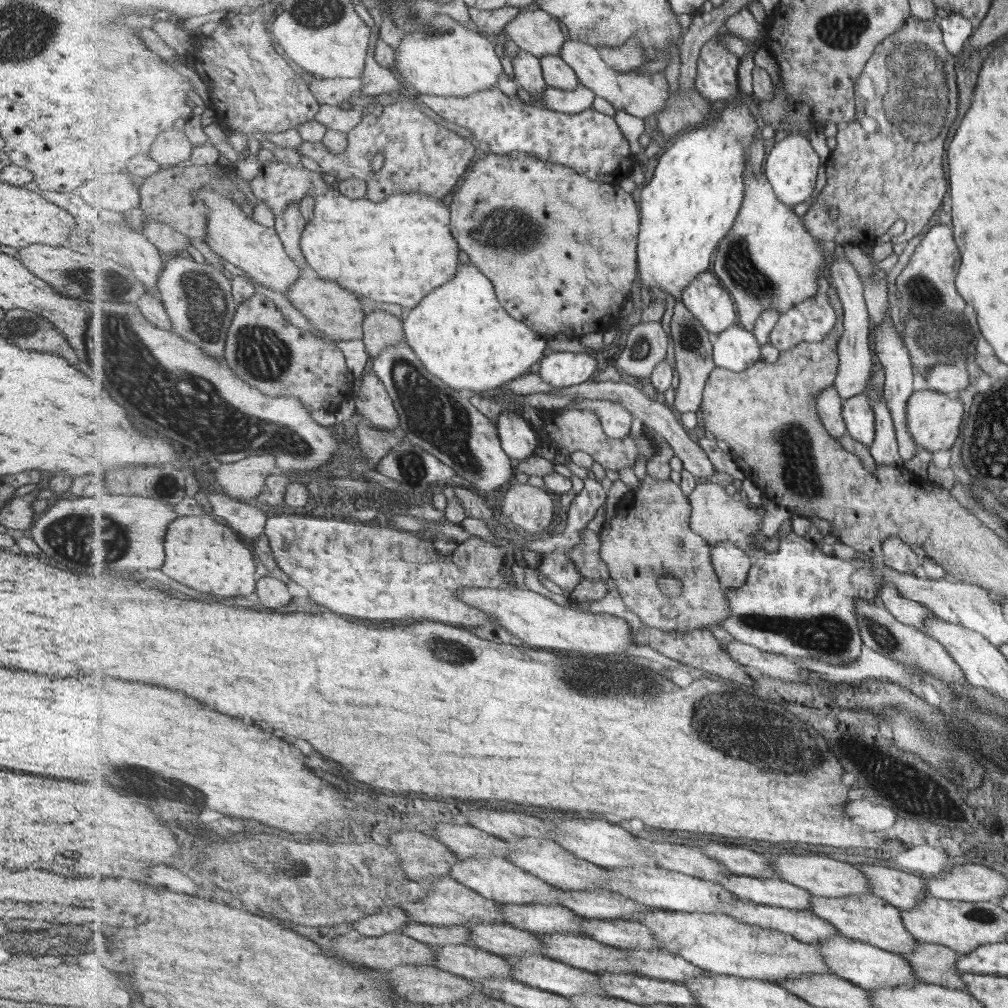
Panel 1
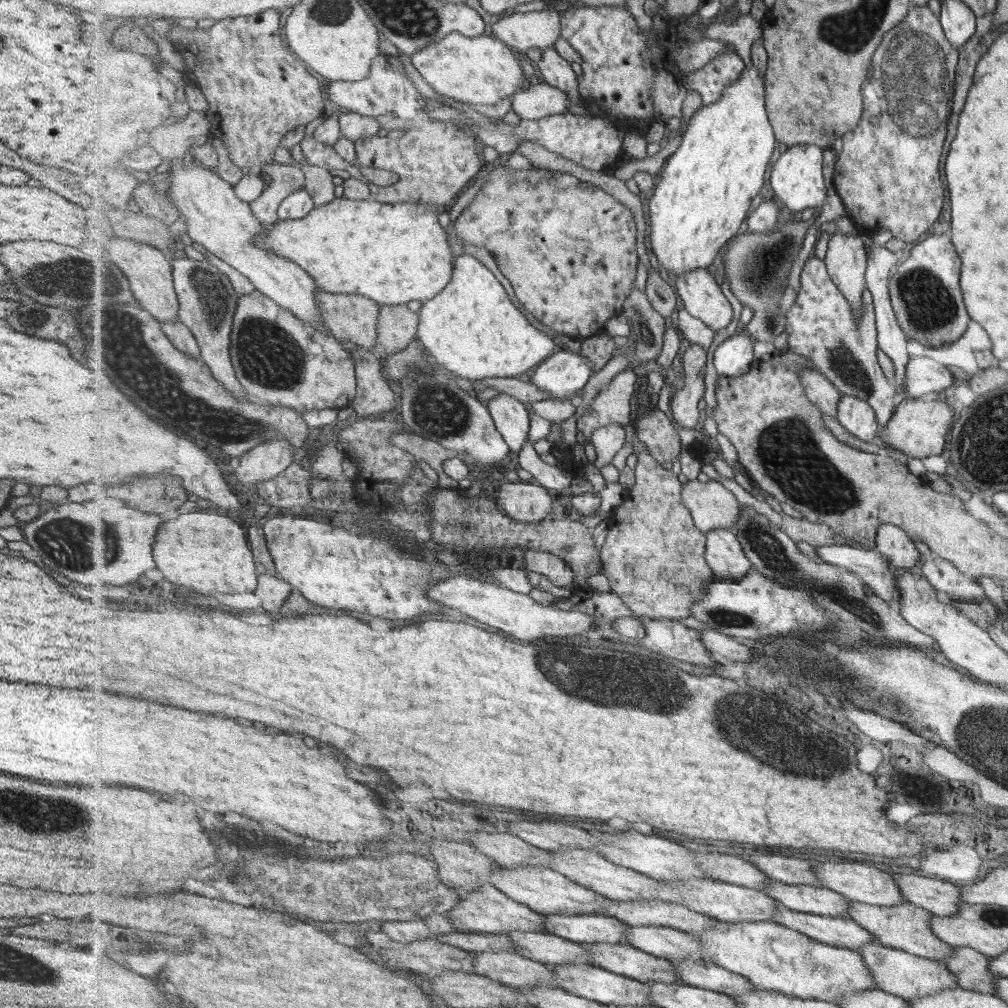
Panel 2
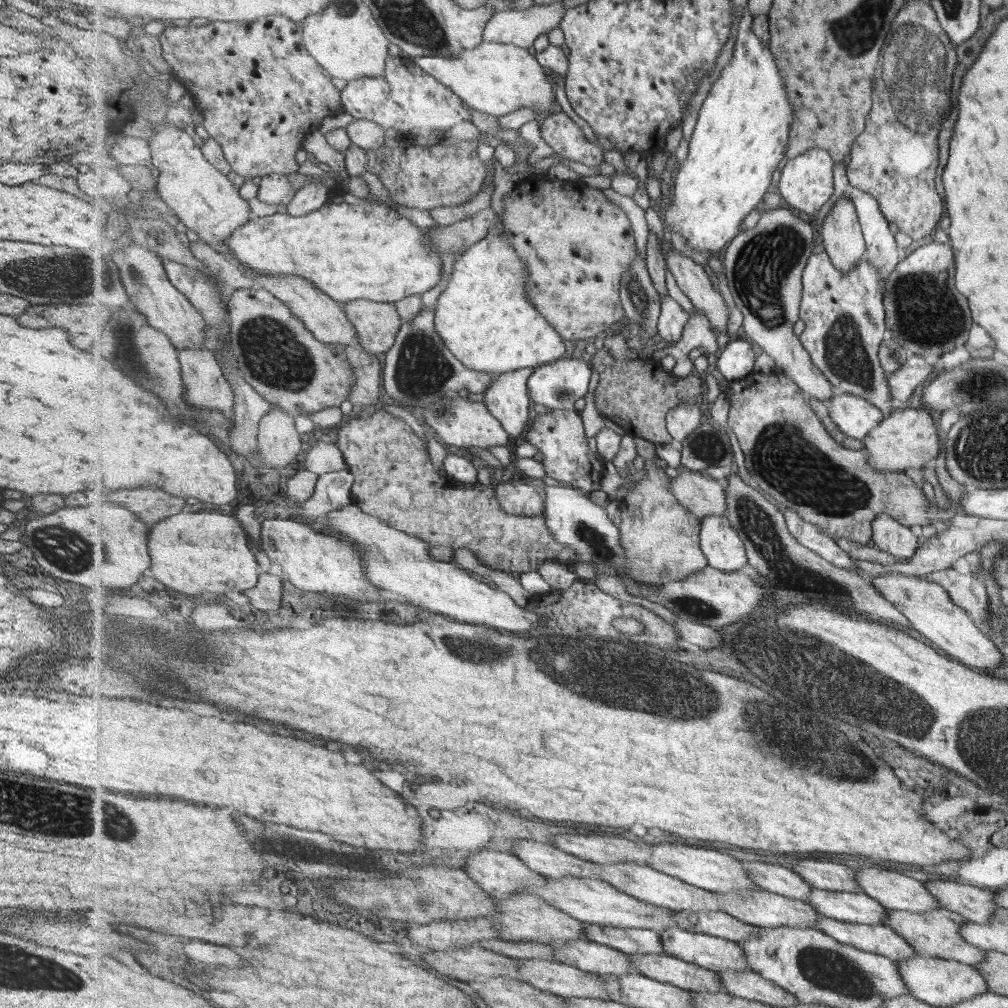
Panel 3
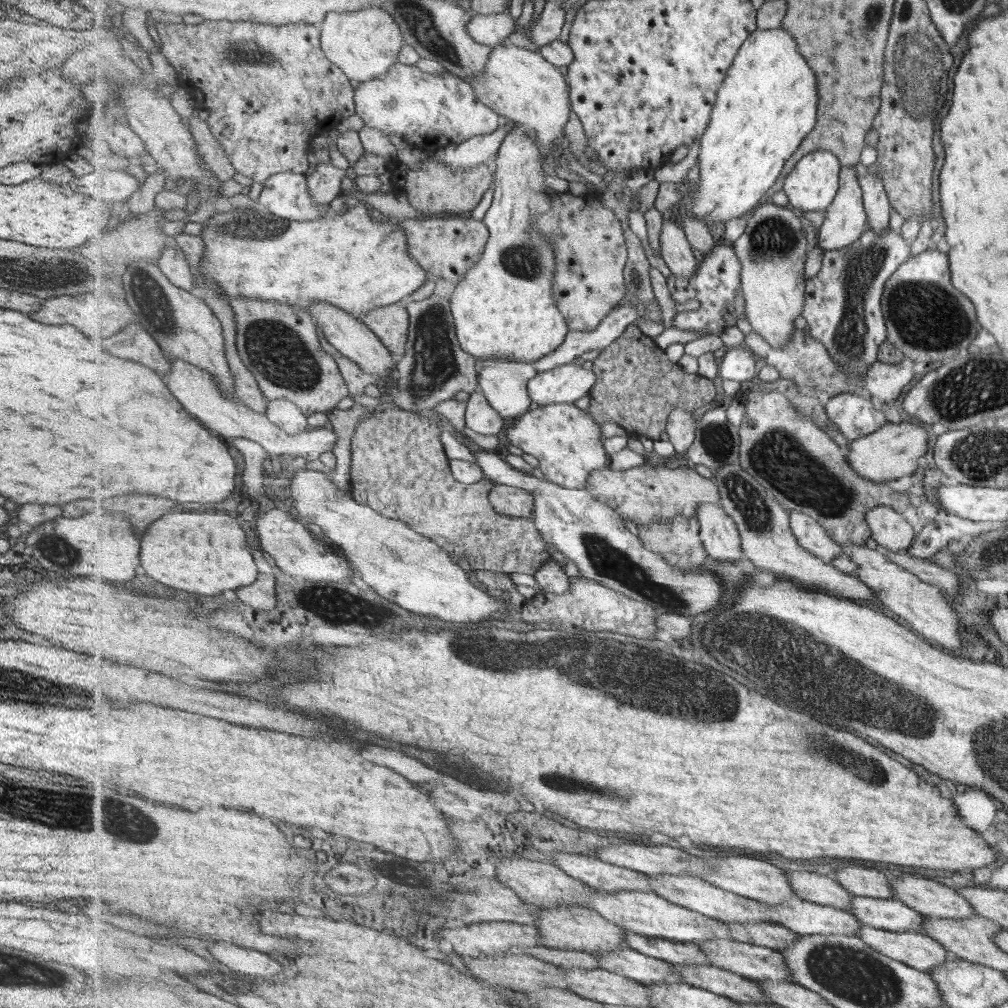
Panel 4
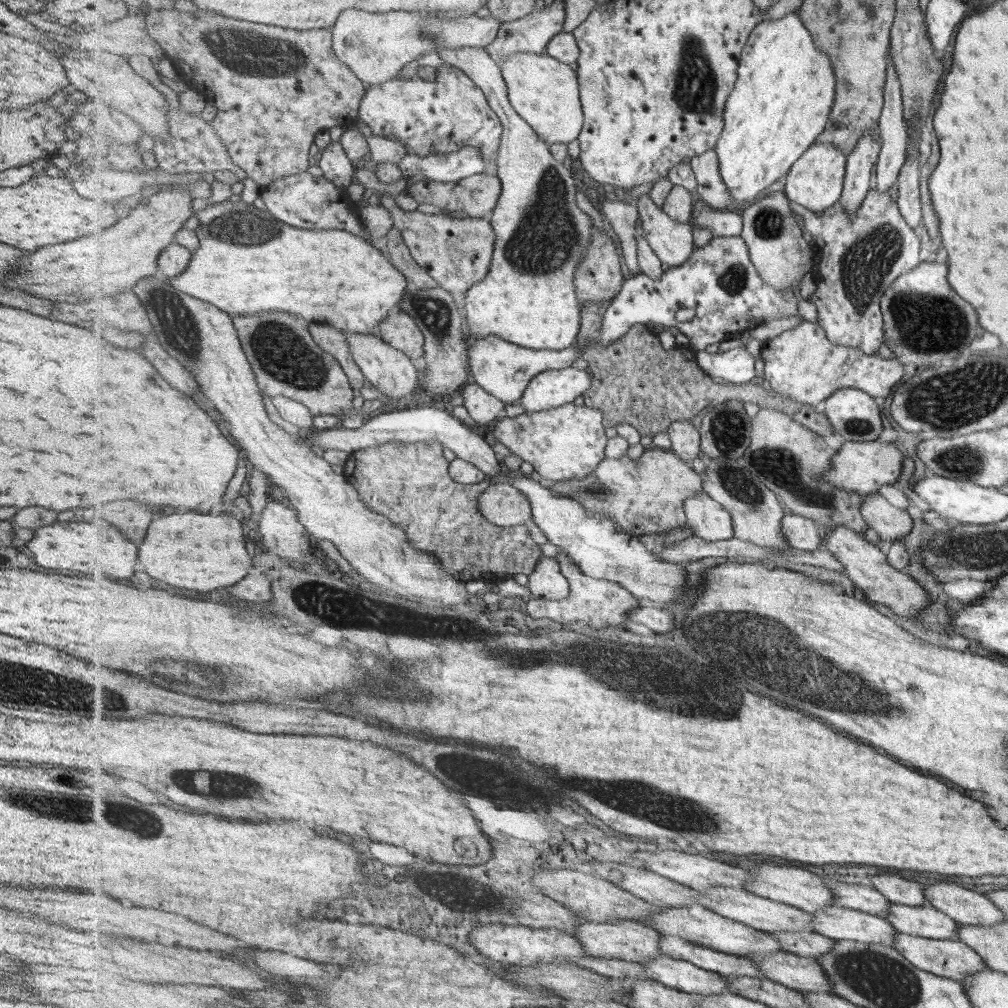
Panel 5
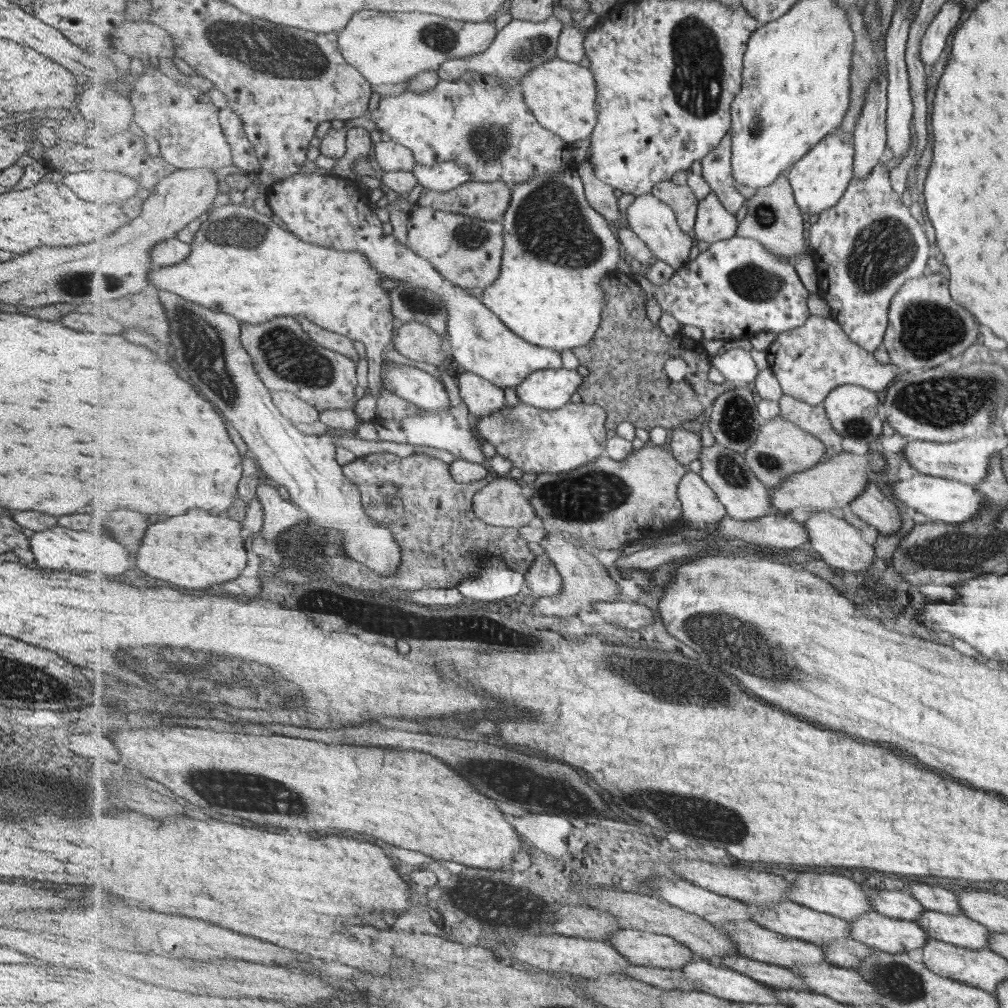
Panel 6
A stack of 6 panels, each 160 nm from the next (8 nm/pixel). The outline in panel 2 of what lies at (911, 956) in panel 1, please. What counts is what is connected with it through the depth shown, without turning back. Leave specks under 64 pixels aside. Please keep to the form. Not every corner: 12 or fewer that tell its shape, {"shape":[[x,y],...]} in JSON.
{"shape":[[954,947],[939,960],[960,989],[995,995],[990,957]]}

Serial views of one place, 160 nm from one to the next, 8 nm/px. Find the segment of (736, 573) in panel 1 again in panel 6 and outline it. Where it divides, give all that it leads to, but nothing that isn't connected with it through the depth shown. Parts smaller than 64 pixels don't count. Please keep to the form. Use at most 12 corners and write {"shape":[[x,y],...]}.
{"shape":[[688,469],[678,492],[692,528],[713,532],[728,509]]}

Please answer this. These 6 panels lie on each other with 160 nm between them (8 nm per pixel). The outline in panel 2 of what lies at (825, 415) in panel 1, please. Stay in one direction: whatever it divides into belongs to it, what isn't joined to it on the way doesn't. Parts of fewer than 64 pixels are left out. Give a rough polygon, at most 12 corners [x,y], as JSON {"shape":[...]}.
{"shape":[[811,367],[800,379],[812,403],[836,418],[843,394]]}

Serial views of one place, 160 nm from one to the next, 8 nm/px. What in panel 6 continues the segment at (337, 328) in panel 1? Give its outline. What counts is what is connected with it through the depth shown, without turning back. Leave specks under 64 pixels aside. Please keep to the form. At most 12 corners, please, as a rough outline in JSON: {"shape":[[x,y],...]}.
{"shape":[[415,320],[392,345],[413,361],[444,367],[443,336]]}

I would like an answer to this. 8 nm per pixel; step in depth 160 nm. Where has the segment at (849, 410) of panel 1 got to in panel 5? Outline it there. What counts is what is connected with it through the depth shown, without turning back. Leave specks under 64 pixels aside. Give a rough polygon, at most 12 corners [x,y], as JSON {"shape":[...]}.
{"shape":[[835,391],[825,413],[843,440],[881,436],[881,401]]}

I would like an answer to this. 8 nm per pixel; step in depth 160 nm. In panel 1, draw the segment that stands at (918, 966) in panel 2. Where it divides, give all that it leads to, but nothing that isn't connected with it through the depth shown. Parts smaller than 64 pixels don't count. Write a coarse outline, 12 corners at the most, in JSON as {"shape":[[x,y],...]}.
{"shape":[[839,934],[815,944],[868,991],[918,980],[903,955]]}

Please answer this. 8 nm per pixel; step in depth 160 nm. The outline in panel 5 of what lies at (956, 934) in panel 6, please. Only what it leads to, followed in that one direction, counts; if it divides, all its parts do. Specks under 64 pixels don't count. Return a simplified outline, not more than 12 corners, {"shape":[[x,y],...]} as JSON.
{"shape":[[892,903],[899,933],[955,939],[960,926],[931,905]]}

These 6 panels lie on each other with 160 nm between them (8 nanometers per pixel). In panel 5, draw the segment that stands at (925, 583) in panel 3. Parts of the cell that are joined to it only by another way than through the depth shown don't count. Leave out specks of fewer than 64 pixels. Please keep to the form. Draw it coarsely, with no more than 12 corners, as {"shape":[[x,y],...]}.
{"shape":[[824,532],[859,590],[897,616],[919,620],[931,604],[923,586],[889,565],[863,533]]}

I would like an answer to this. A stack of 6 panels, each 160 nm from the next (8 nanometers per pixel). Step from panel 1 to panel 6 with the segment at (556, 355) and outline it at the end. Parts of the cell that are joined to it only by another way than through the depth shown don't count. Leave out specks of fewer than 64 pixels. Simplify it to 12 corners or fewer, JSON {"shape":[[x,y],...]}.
{"shape":[[576,369],[532,372],[515,390],[543,410],[569,403],[586,379]]}

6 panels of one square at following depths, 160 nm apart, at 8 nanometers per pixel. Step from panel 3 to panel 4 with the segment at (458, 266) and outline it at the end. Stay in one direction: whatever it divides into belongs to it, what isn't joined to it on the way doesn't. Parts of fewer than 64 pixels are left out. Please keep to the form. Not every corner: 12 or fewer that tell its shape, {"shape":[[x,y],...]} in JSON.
{"shape":[[513,127],[494,166],[483,258],[447,300],[471,356],[529,364],[568,338],[560,191]]}

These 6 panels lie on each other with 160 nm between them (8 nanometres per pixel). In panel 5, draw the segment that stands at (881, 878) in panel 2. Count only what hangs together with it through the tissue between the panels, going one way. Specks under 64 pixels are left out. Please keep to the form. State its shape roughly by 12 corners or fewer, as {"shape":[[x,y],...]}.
{"shape":[[927,884],[928,905],[959,925],[1001,923],[987,896],[955,884]]}

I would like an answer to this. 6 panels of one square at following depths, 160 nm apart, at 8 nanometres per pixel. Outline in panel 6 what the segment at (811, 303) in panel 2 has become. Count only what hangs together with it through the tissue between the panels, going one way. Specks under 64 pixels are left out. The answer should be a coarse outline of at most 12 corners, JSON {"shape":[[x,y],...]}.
{"shape":[[884,161],[810,226],[819,296],[850,339],[885,343],[927,274],[922,223]]}

